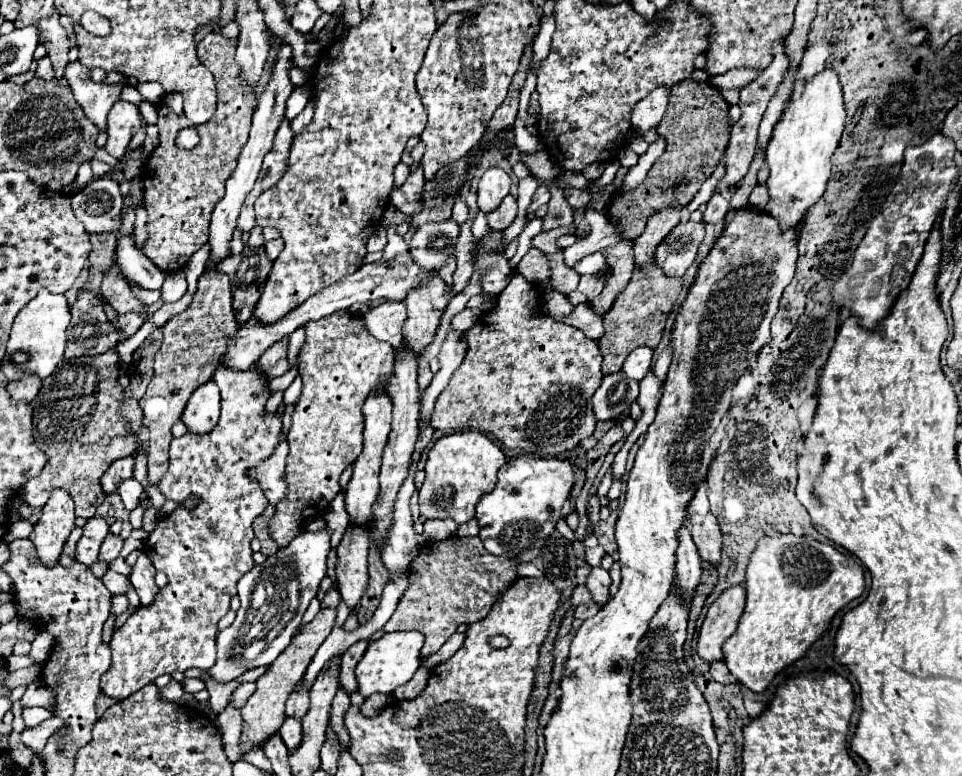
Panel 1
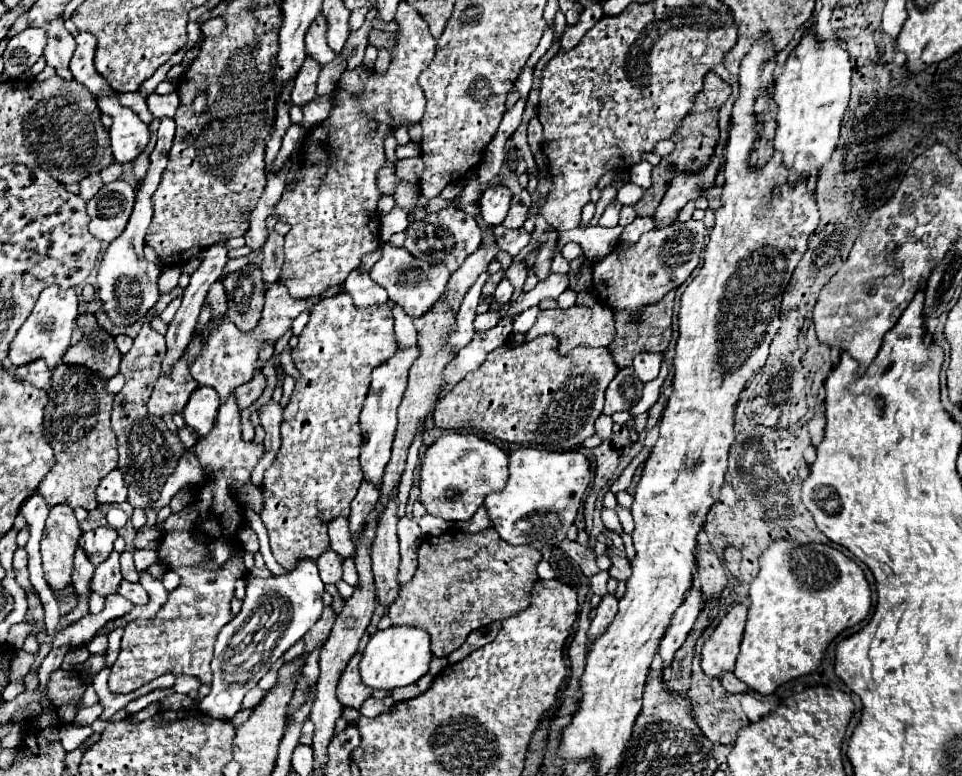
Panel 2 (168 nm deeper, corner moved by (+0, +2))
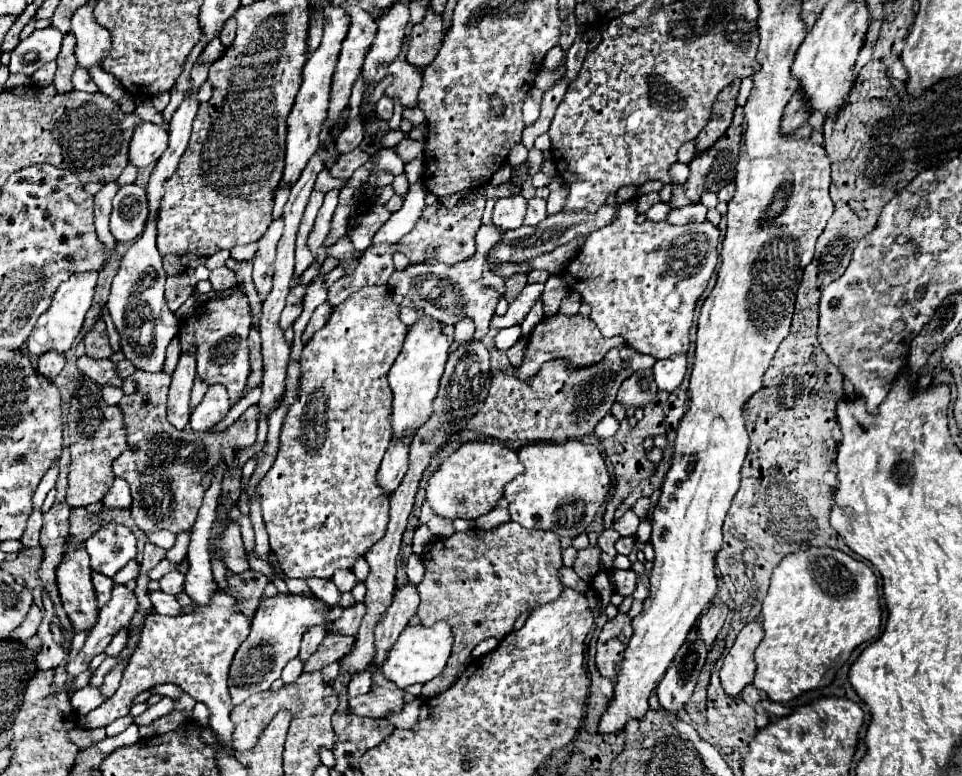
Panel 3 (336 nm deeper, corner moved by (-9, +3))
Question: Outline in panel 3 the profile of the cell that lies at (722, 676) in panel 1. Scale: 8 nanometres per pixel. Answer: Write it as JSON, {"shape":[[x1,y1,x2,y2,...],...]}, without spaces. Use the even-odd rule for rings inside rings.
{"shape":[[748,684,748,686,742,690,740,696,742,696,742,700,748,702,748,704,754,704,754,702,758,702,758,700,764,698,764,694,762,694,758,688,754,688,752,684]]}

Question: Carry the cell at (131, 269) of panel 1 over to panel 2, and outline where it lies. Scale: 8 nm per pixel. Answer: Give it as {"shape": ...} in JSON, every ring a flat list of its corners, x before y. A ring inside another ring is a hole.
{"shape":[[163,117,159,131,157,131,157,145,149,155,149,171,143,179,143,183,137,189,137,199,135,199,135,207,131,213,131,219,125,227,125,231,121,233,121,237,117,237,105,251,101,267,99,267,99,299,103,301,103,309,109,315,109,319,113,321,115,327,127,327,137,323,141,317,145,317,153,305,159,301,159,291,157,291,157,279,161,275,159,267,149,263,143,255,143,245,145,245,145,231,151,223,153,217,153,193,157,191,159,183,161,183,161,175,167,167,167,157,169,157,169,149,173,145,173,137,175,137,175,121,171,117]]}

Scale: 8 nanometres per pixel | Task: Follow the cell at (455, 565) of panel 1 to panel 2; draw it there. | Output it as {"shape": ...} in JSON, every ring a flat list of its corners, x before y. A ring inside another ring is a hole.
{"shape":[[489,527,489,529,483,529,481,533,461,533,459,529,451,529,451,531,447,531,447,533,439,535,439,537,427,535,427,537,423,539,421,547,419,547,419,567,417,567,417,573,413,575,413,579,411,579,407,585,403,585,403,589,401,589,401,593,399,593,399,597,397,597,397,601,387,609,387,615,391,617,393,625,413,625,413,627,425,629,425,631,431,635,431,651,433,651,433,655,439,657,439,659,441,659,441,657,449,657,455,649,459,649,459,647,465,643,465,639,467,639,467,635,469,635,471,631,477,631,477,629,481,629,481,627,485,627,485,625,489,625,489,623,493,623,493,621,513,617,515,613,521,613,521,611,525,611,525,609,531,605,531,591,533,591,535,581,539,579,539,575,537,575,537,563,539,563,541,559,543,559,543,557,541,557,541,551,539,551,539,549,535,549,535,547,531,547,531,545,509,545,509,543,503,541,503,539,499,537,499,533,497,533,495,529,491,529,491,527]]}

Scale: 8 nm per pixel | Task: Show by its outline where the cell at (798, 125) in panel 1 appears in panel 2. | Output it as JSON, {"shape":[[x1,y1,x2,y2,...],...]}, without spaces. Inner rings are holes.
{"shape":[[809,31,789,55,785,71,775,79,773,99,779,105,775,151,783,153,783,161,791,171,791,183,801,175,809,177,811,171,819,171,835,151,851,93,851,69,849,53,839,47,839,41,819,41,815,31]]}

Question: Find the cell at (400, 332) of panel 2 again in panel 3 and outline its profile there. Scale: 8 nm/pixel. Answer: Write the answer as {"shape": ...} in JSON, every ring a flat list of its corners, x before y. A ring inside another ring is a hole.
{"shape":[[404,306,404,308,400,310,400,318,402,318,402,322,404,322,406,326,412,326,412,324,416,324,416,322,422,318,422,312,416,310,416,308]]}

